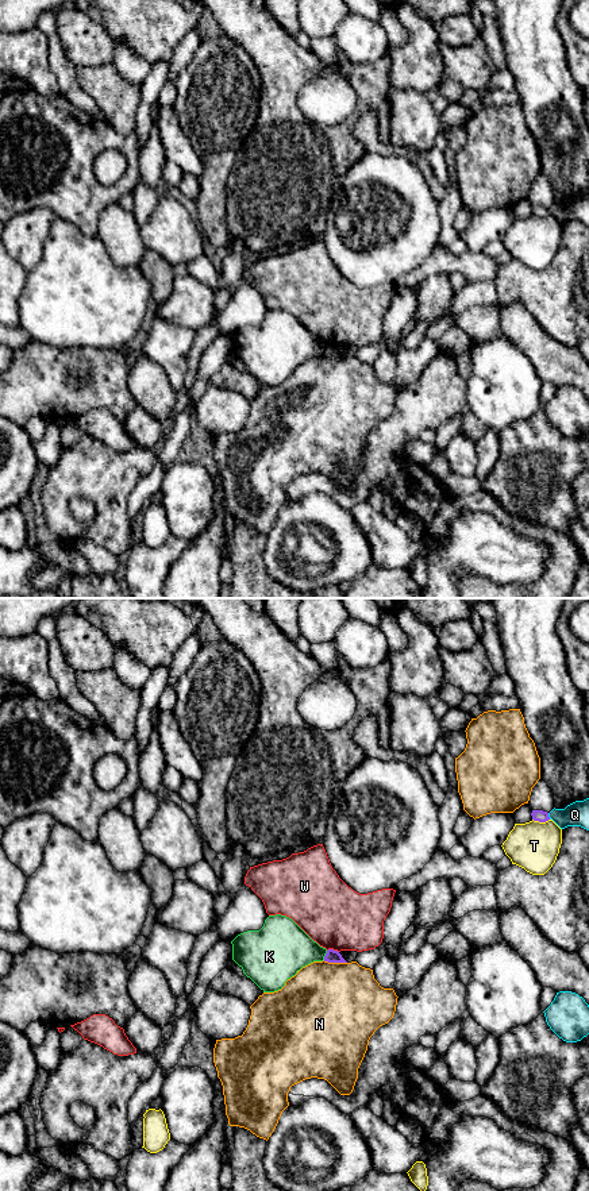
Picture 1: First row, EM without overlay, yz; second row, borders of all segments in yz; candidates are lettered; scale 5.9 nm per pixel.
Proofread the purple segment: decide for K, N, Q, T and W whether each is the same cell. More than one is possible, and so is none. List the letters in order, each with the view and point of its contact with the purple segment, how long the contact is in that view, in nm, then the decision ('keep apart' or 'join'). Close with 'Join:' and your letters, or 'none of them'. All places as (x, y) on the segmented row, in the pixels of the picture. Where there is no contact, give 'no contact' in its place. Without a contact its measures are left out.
K: yz (326, 955) | 60 nm | keep apart
N: yz (335, 962) | 140 nm | keep apart
Q: yz (547, 816) | 40 nm | keep apart
T: yz (541, 821) | 100 nm | keep apart
W: yz (333, 949) | 70 nm | keep apart
Join: none of them

